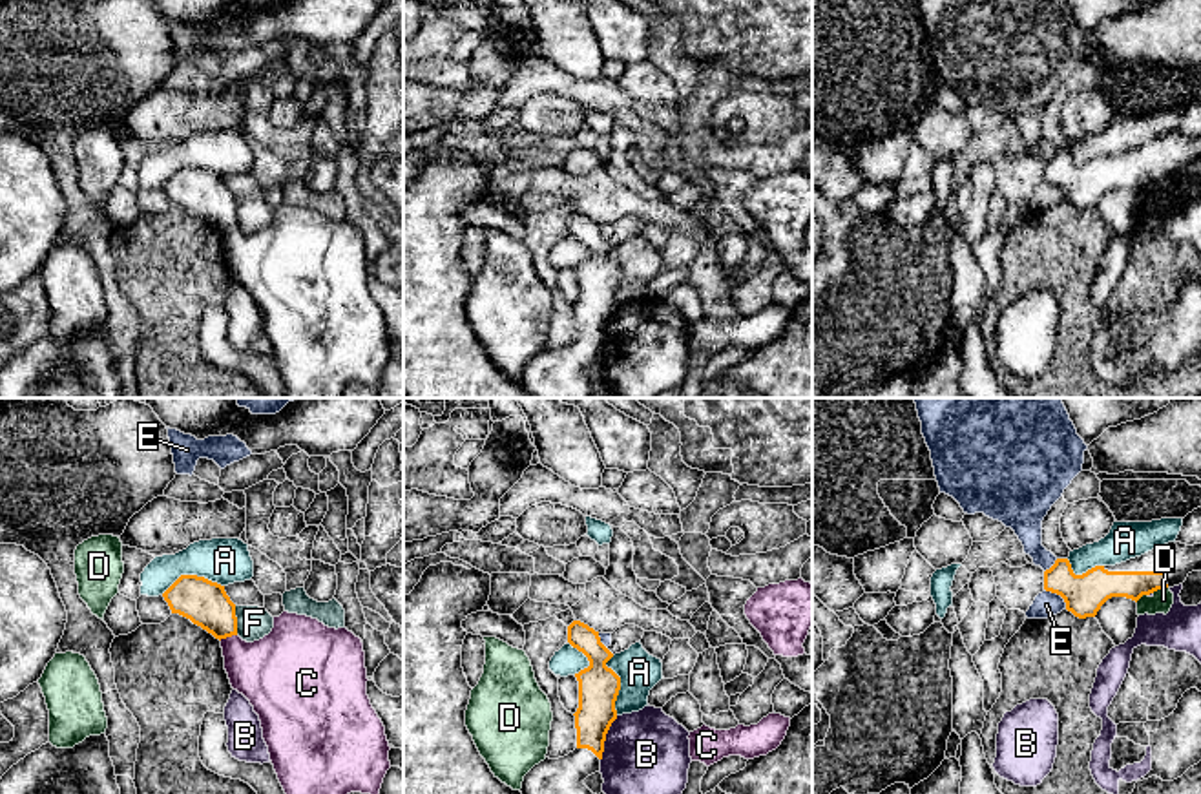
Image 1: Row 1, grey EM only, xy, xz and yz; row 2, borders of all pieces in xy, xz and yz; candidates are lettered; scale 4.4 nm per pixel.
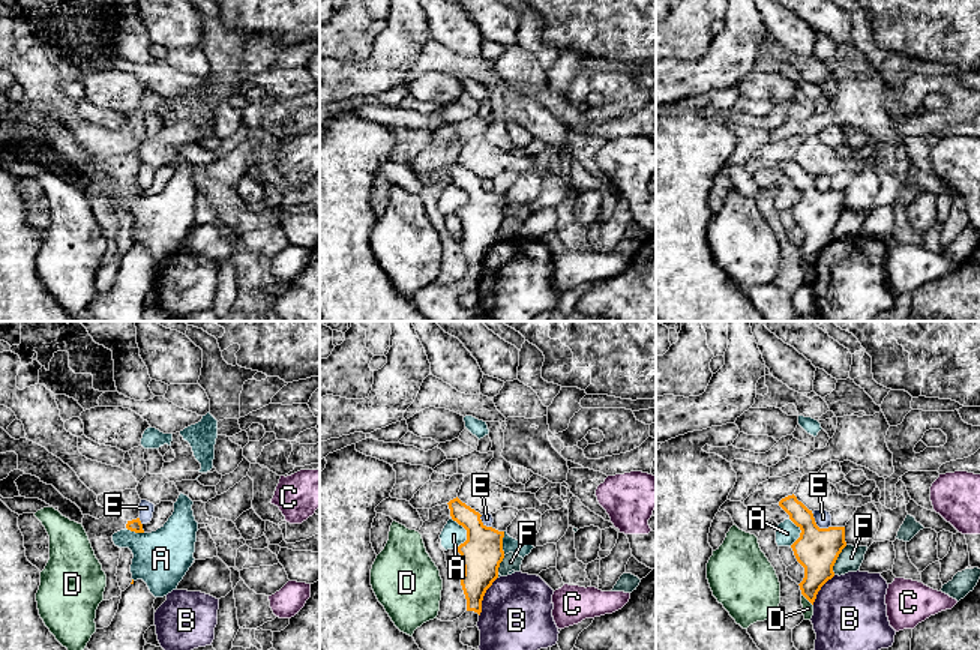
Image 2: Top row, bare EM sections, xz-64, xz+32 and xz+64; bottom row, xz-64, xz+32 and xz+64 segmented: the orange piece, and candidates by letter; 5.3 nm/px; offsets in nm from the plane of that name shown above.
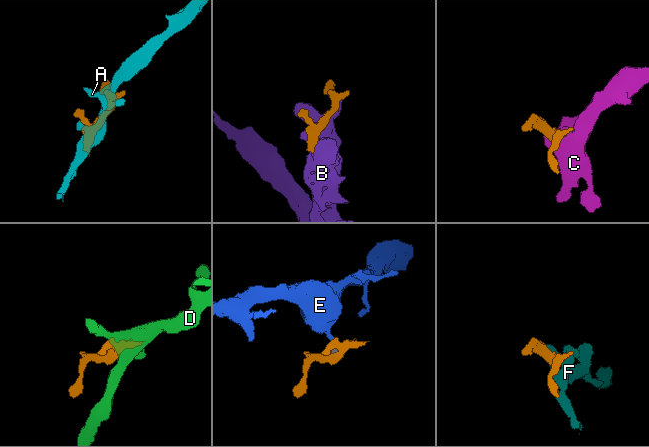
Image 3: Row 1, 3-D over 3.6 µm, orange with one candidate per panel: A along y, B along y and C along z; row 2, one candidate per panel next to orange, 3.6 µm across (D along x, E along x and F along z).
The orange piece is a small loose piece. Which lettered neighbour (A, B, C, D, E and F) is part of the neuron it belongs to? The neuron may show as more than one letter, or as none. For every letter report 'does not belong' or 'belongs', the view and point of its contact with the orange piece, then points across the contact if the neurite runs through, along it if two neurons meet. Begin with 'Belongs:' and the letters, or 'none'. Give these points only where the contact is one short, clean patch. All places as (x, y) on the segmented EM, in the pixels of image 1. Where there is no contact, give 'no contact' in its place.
Belongs: none
A: does not belong | xy (192, 575) | along xy (223, 585), (196, 575), (179, 575), (161, 594)
B: does not belong | xz (605, 738) | along xz (617, 716), (606, 734), (601, 760)
C: does not belong | xy (227, 636) | along xy (236, 634), (219, 639)
D: does not belong | yz (1159, 588) | along yz (1167, 586), (1152, 592)
E: does not belong | yz (1059, 594) | along yz (1044, 588), (1057, 594), (1066, 608)
F: does not belong | xy (236, 619)

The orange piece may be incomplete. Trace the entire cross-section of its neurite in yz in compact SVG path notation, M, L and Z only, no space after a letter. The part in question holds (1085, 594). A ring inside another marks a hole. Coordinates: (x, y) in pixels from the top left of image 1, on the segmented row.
M1168 542L1115 566L1095 566L1075 575L1068 559L1044 571L1044 590L1064 599L1079 619L1095 617L1112 597L1139 601L1157 590L1174 588L1192 571L1201 571L1201 544Z

